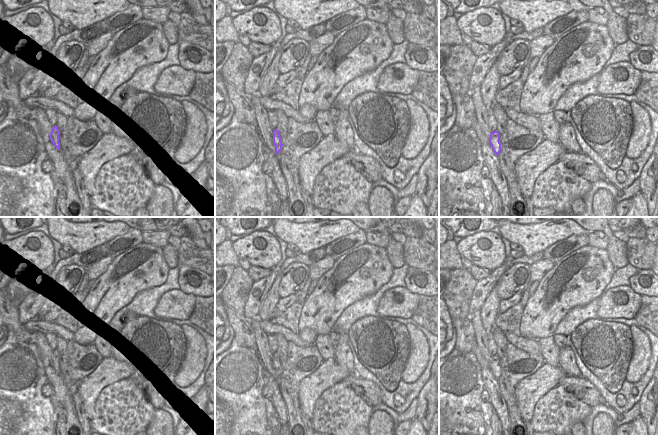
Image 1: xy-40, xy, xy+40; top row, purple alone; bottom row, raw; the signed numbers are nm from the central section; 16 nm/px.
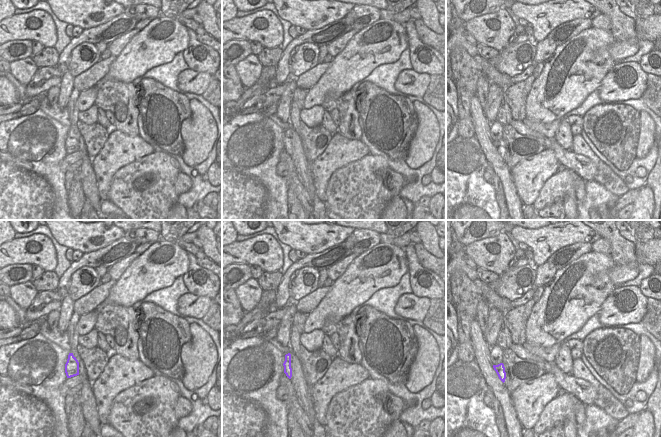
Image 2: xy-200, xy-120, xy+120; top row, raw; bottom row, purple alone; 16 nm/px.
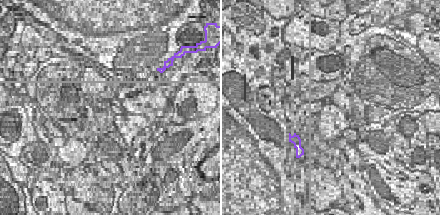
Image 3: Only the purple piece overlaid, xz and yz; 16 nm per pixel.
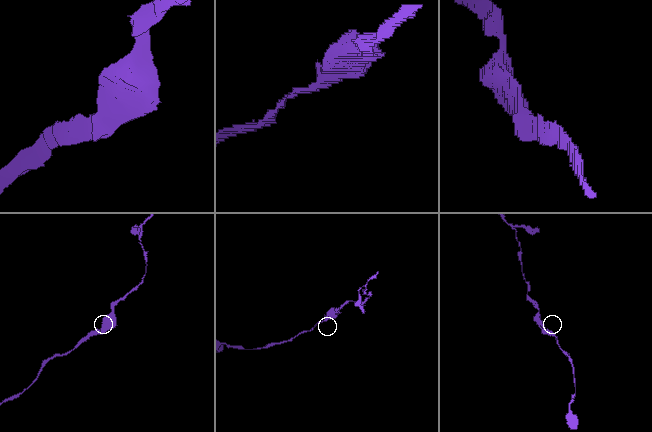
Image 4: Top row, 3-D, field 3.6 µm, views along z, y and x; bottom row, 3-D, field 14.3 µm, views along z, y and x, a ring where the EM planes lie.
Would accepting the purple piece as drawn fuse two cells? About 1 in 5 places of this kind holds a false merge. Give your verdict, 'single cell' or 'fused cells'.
single cell

